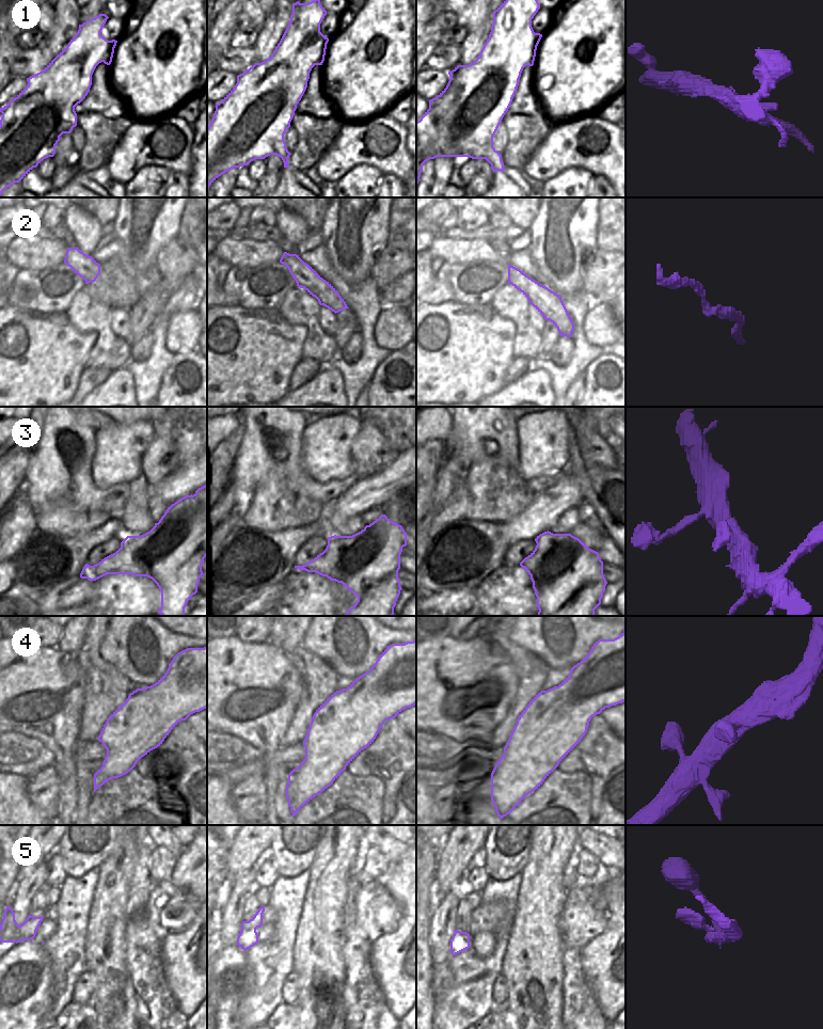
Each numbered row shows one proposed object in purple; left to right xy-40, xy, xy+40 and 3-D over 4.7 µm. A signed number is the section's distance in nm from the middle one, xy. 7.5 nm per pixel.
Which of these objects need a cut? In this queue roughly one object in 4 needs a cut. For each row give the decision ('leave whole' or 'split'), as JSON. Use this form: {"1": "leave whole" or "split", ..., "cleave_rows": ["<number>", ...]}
{"1": "leave whole", "2": "leave whole", "3": "leave whole", "4": "leave whole", "5": "leave whole", "cleave_rows": []}

